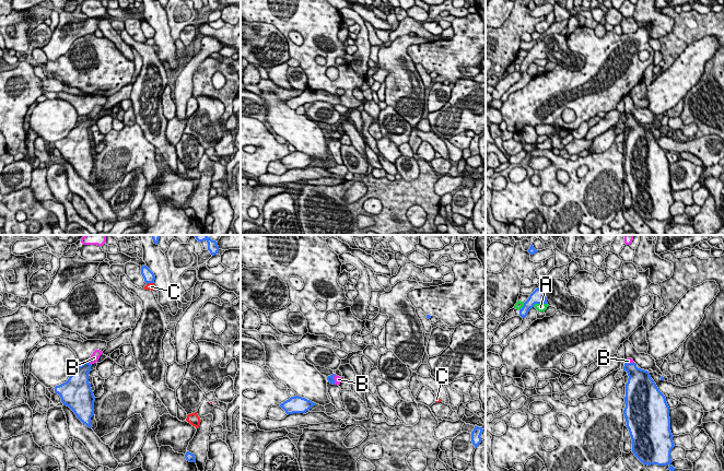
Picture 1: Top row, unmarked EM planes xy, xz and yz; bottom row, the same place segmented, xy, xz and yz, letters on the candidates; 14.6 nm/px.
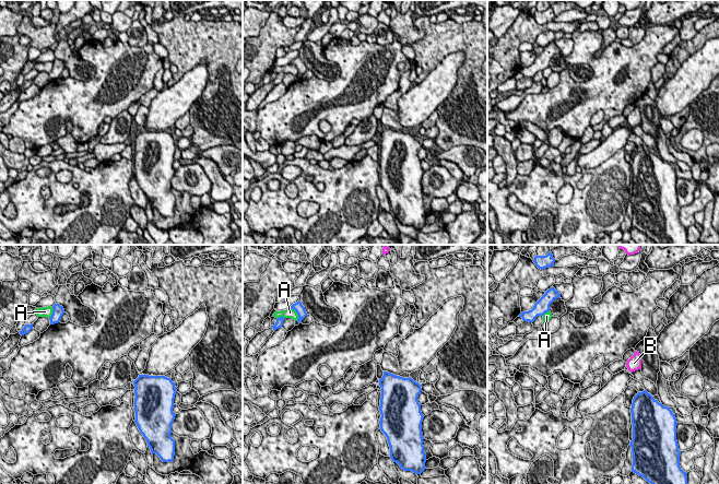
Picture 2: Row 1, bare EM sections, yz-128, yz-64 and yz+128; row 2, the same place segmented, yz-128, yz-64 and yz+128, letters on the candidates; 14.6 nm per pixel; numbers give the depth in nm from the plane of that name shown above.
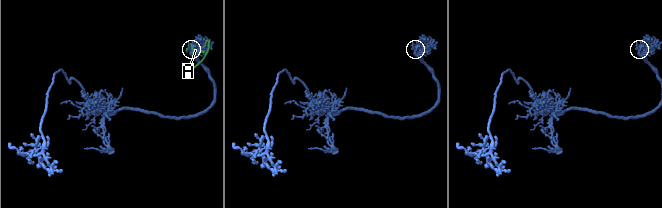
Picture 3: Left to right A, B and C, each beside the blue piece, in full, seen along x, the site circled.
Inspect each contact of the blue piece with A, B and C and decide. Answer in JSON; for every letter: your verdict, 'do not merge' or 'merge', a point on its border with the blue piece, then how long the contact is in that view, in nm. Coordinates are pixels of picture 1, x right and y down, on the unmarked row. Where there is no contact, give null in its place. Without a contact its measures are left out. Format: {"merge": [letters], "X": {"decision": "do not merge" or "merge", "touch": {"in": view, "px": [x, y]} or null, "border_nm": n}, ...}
{"merge": ["B"], "A": {"decision": "do not merge", "touch": {"in": "yz", "px": [539, 58]}, "border_nm": 220}, "B": {"decision": "merge", "touch": {"in": "xy", "px": [89, 118]}, "border_nm": 110}, "C": {"decision": "do not merge", "touch": {"in": "xy", "px": [150, 37]}, "border_nm": 120}}

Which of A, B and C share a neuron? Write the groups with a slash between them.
A / B / C

